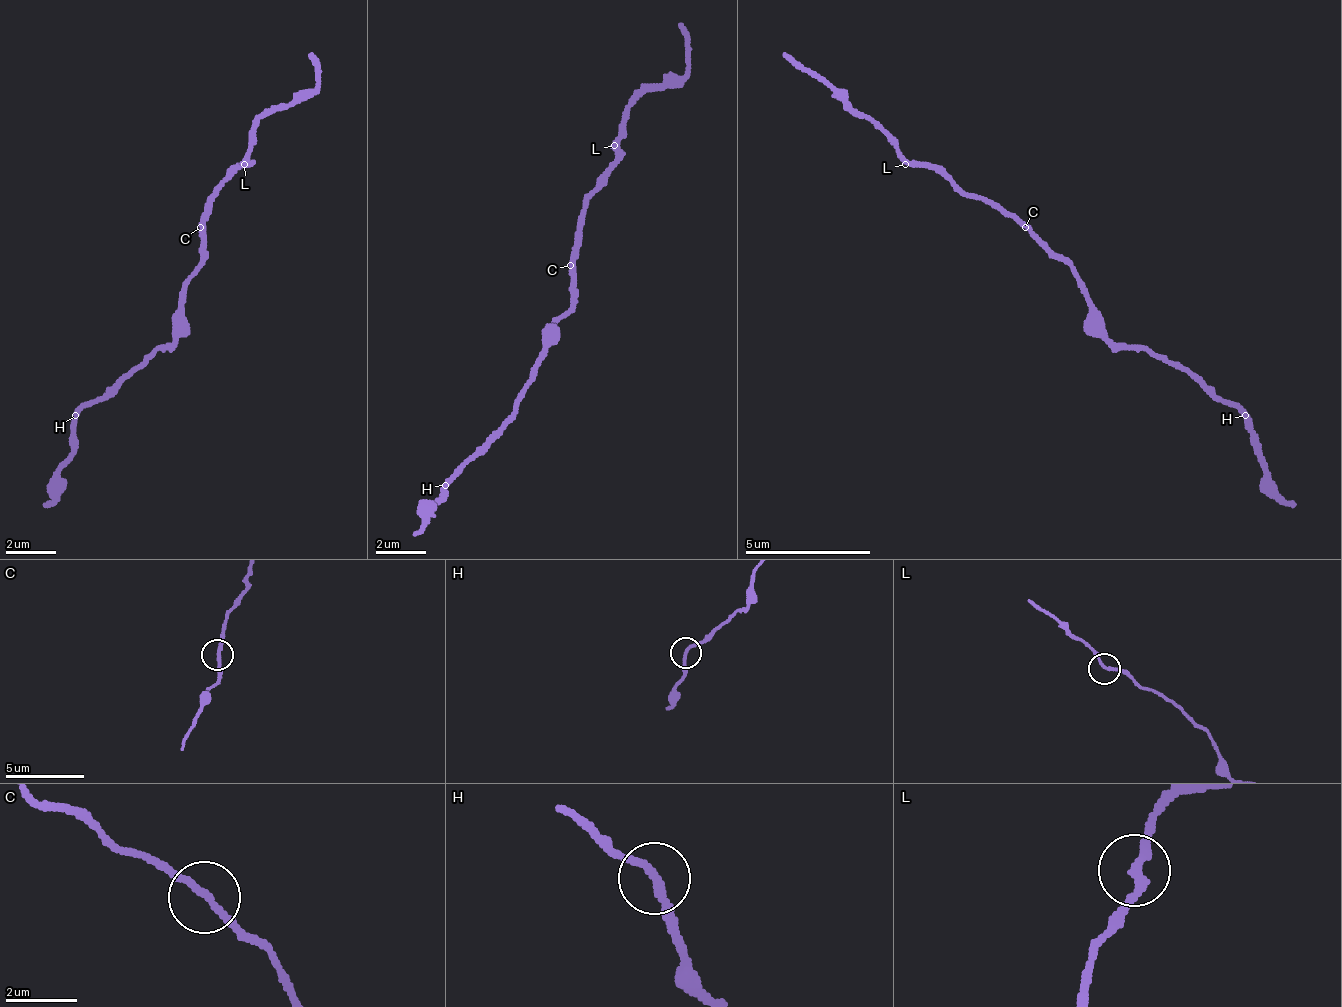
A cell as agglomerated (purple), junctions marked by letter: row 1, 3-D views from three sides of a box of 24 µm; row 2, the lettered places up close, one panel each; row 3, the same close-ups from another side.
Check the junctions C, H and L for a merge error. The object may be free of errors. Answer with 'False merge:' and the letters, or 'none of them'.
False merge: none of them

